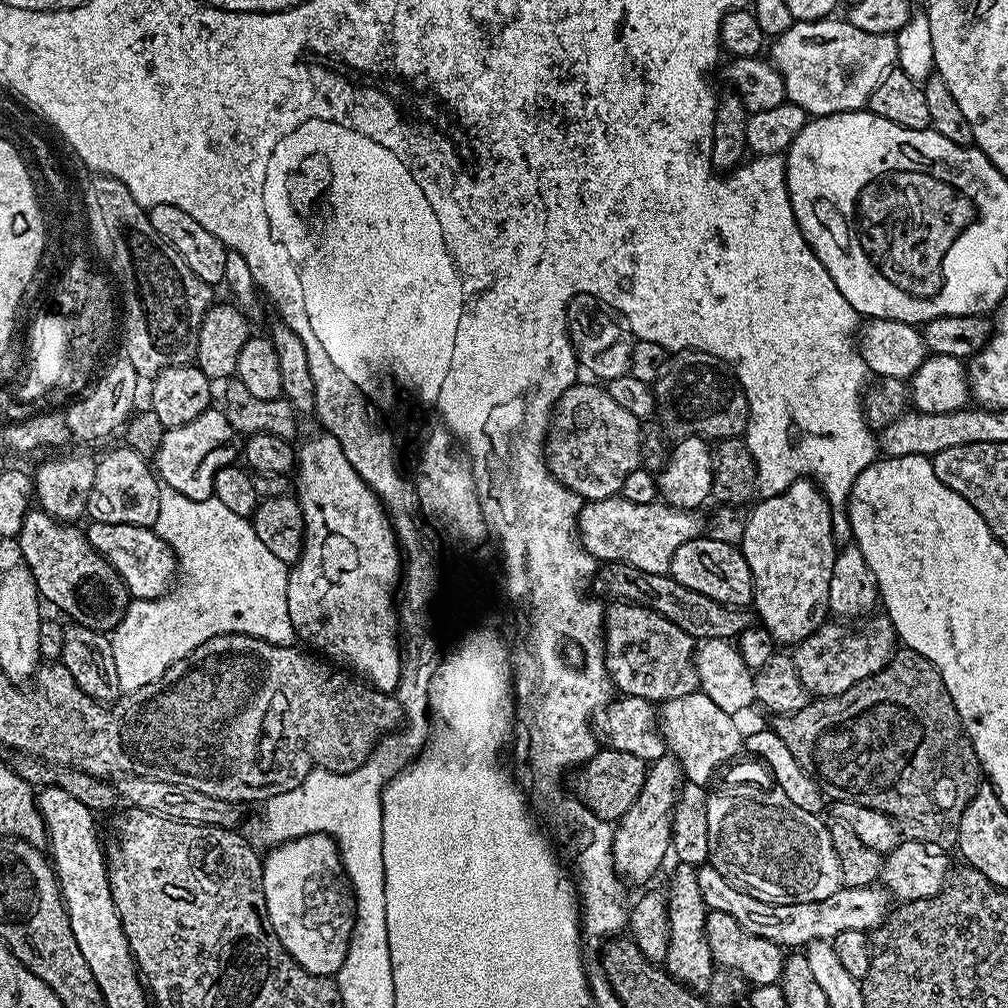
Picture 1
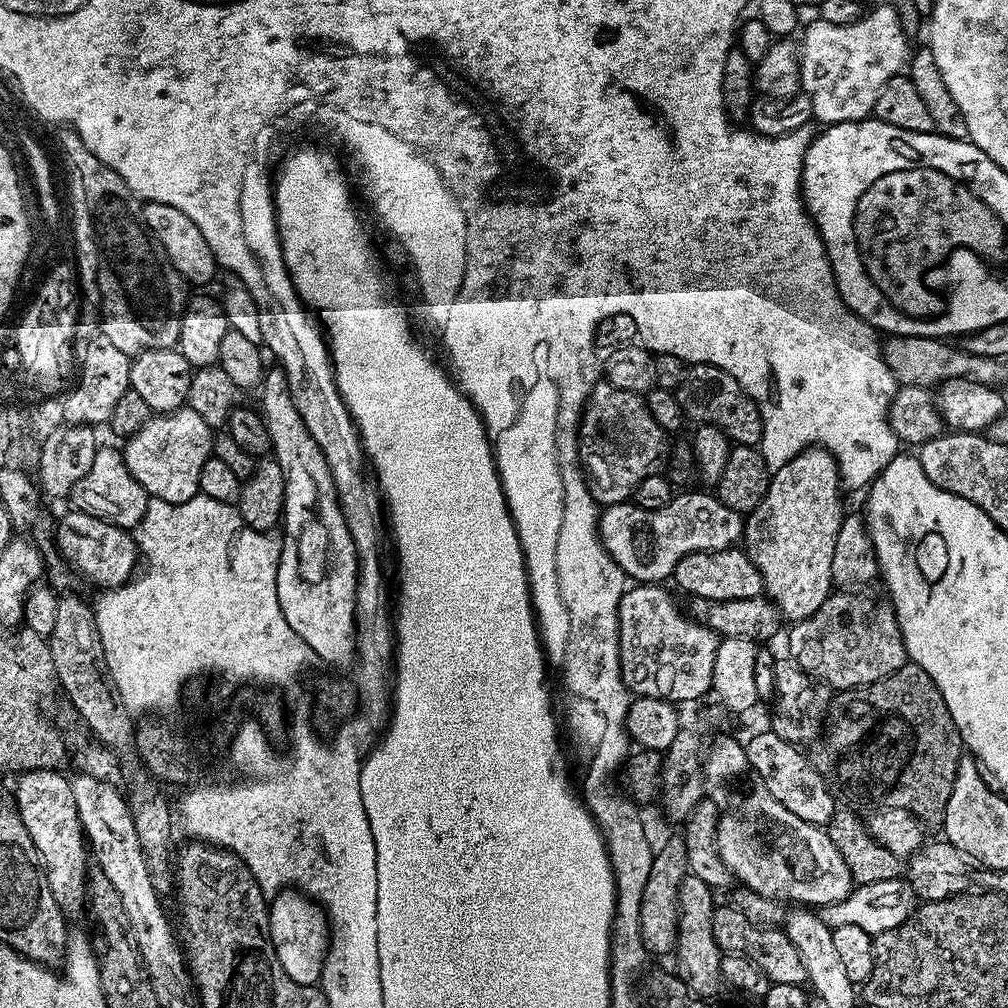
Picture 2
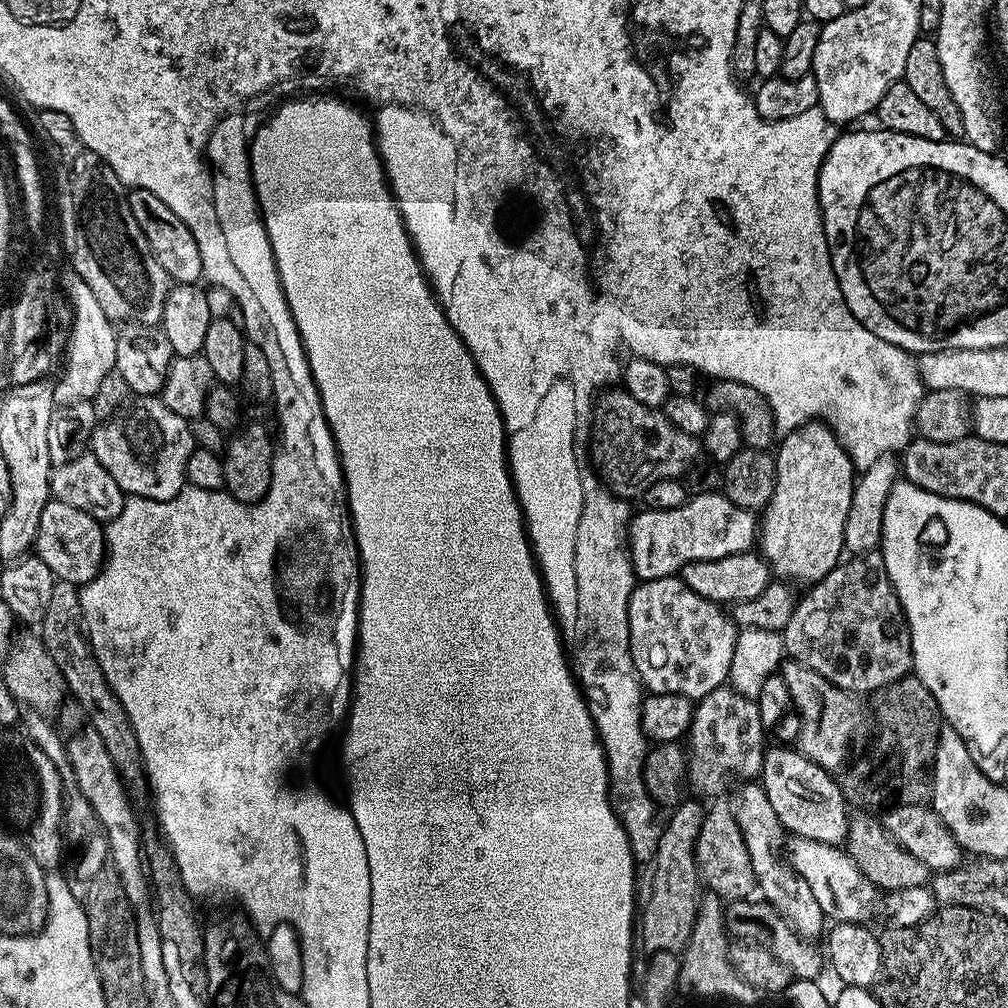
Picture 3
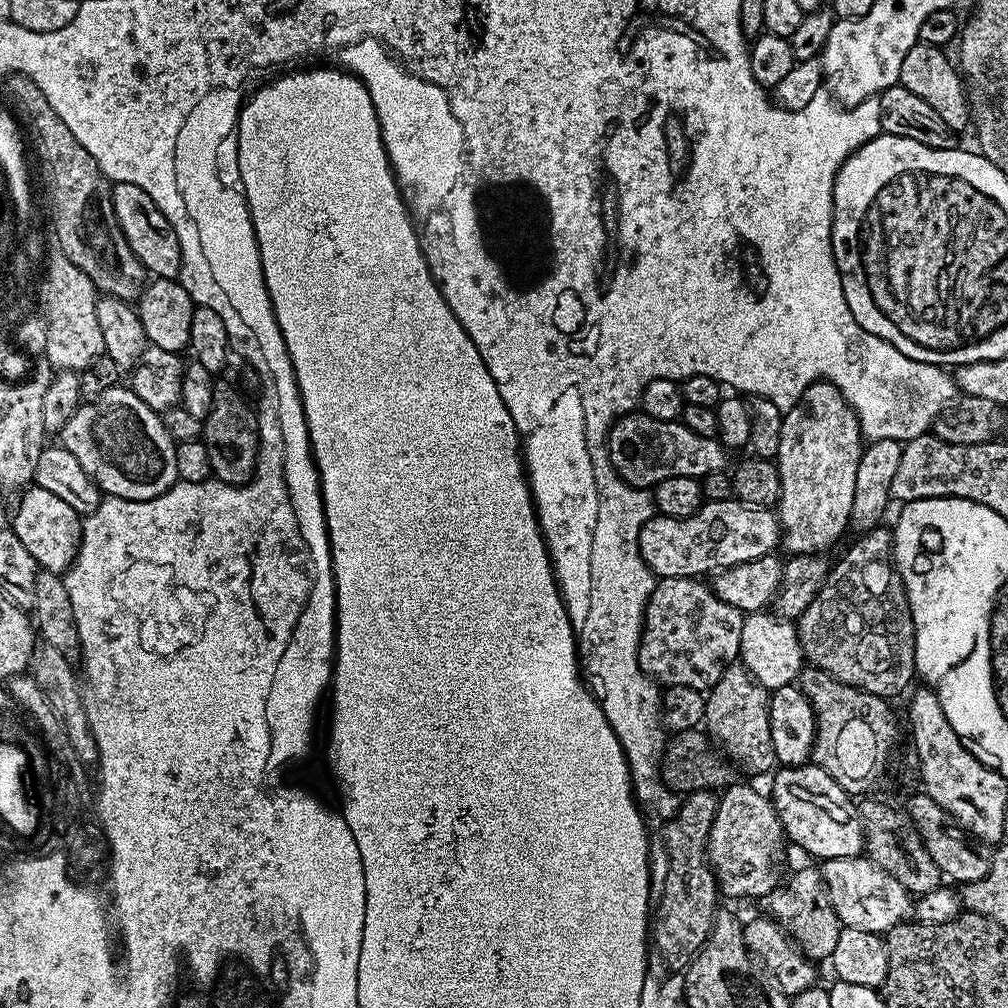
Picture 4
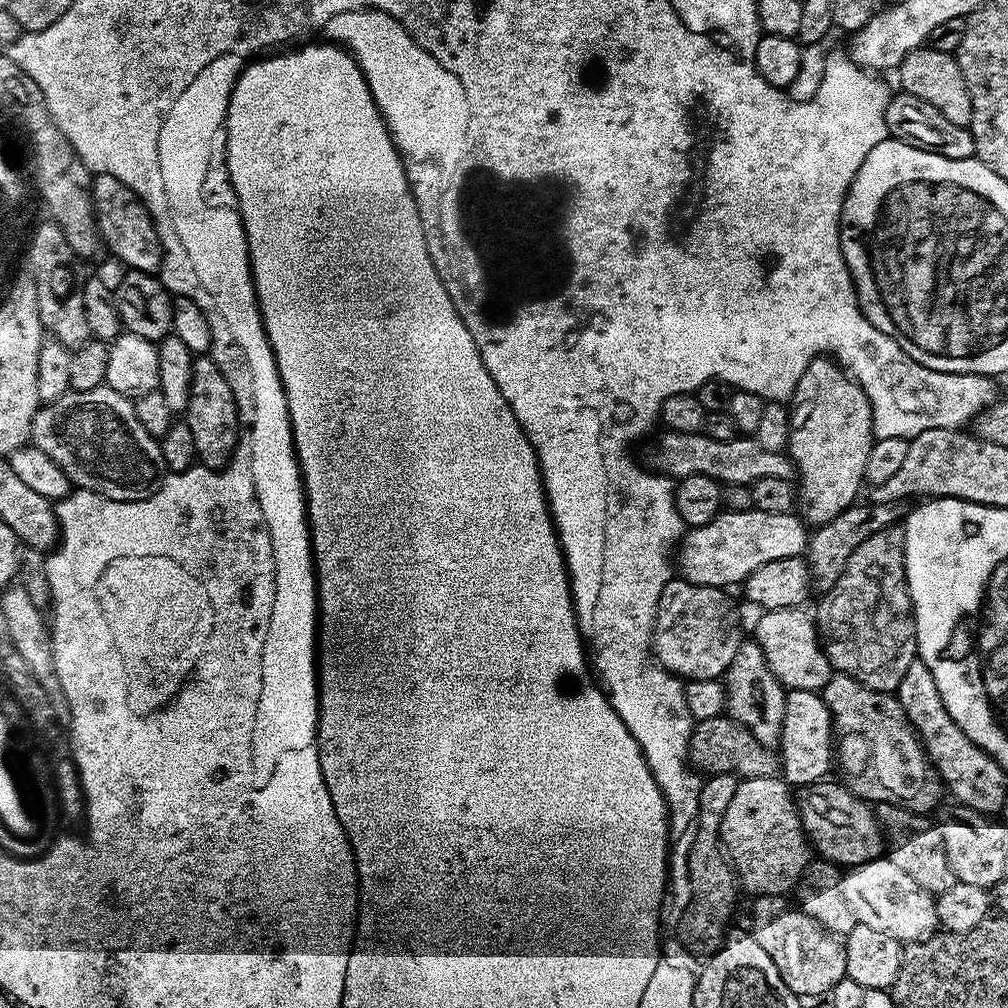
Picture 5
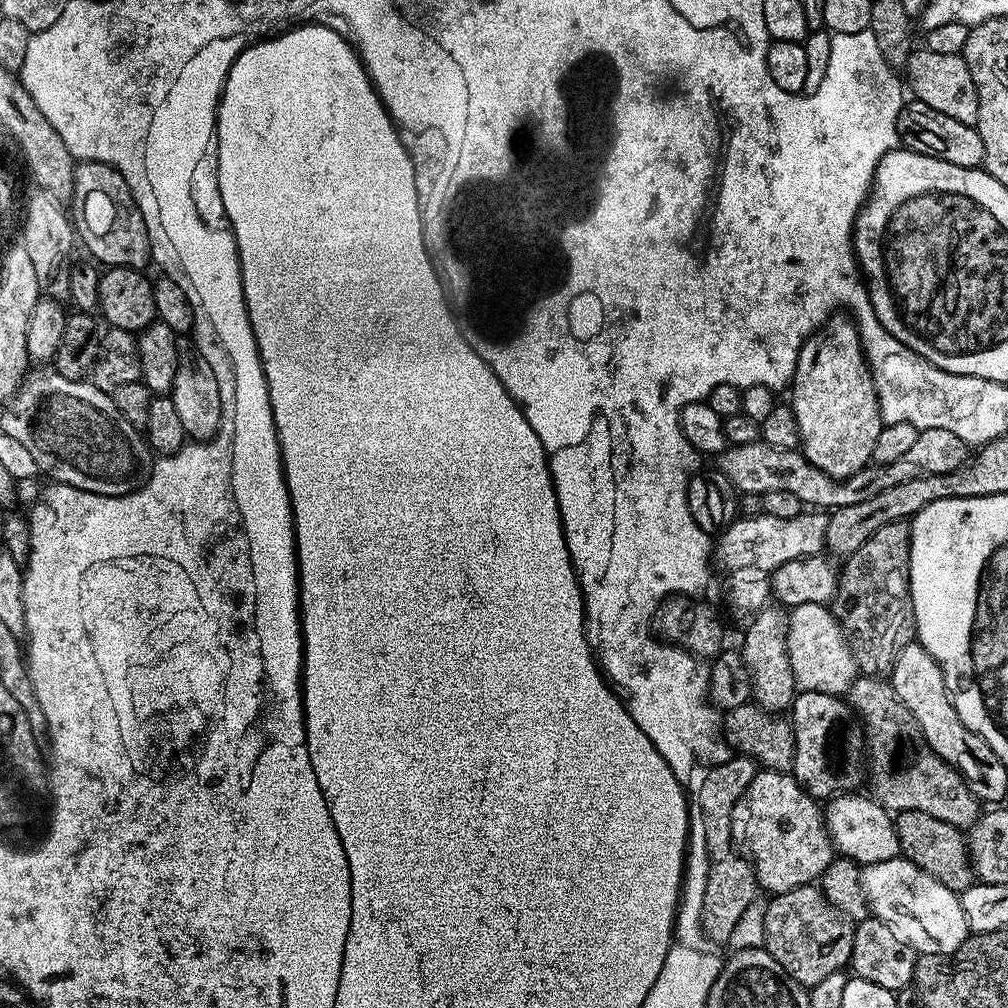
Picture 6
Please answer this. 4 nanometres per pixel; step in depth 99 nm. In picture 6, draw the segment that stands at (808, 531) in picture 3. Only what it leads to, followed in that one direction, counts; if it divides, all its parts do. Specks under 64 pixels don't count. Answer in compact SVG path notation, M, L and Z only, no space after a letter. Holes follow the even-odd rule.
M833 315L827 324L823 324L800 347L792 375L791 392L790 403L794 418L798 418L800 448L810 463L835 480L849 480L854 474L858 474L858 470L872 464L874 445L885 423L880 417L880 403L872 372L868 368L868 359L864 356L864 345L860 343L860 330L847 315Z

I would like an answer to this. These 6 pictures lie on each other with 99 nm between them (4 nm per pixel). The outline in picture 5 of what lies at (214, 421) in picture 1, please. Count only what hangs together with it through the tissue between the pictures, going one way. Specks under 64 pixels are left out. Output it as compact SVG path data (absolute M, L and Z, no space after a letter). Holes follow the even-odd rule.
M107 386L89 392L67 391L54 406L42 406L32 420L31 443L42 450L66 474L77 489L105 496L108 500L145 500L156 495L166 469L160 441L138 422L135 403Z

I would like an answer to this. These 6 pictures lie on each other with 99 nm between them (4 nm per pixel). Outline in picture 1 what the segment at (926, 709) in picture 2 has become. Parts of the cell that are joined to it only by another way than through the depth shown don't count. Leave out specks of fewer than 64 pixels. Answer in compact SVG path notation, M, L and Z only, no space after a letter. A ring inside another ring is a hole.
M901 647L888 661L888 665L882 670L878 670L878 674L850 686L850 690L846 690L837 696L813 699L802 710L787 714L776 714L771 717L771 720L771 732L778 734L778 738L782 738L782 742L786 742L786 750L790 750L790 754L794 754L794 758L800 763L802 770L806 770L806 774L814 778L814 782L829 801L849 800L858 806L882 810L882 814L886 814L900 825L900 831L907 839L917 840L923 844L935 846L940 850L948 850L951 844L953 847L959 841L960 819L966 810L966 806L981 787L982 769L980 759L976 757L974 746L962 726L958 710L946 690L946 682L942 682L942 674L938 674L936 667L926 658L922 658L922 654L913 652L911 648Z

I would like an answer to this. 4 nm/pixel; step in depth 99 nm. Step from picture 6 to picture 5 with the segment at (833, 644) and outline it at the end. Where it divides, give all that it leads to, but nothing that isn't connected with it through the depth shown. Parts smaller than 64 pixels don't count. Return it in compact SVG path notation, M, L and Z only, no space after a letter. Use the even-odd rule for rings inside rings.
M799 607L774 608L763 613L756 624L755 643L760 645L768 663L768 669L785 689L801 688L807 692L823 689L824 684L833 676L834 669L825 654L822 641L813 617Z

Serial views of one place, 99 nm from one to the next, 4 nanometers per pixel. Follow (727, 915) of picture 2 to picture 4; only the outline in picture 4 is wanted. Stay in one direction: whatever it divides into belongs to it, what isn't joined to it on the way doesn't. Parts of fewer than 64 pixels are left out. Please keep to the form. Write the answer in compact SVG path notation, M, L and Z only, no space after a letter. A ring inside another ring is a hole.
M819 867L798 869L785 892L777 890L766 894L762 897L762 904L763 911L785 930L811 961L831 961L842 925L838 914L834 914Z

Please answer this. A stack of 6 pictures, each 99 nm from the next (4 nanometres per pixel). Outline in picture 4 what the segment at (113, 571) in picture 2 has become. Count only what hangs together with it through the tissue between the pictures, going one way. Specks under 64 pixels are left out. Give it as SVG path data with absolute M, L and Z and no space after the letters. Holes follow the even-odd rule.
M29 486L19 493L20 501L16 504L16 513L12 516L10 527L18 534L22 546L34 554L37 565L46 571L64 574L76 560L80 548L82 552L82 516L74 510L74 506L62 502L50 490L42 490Z

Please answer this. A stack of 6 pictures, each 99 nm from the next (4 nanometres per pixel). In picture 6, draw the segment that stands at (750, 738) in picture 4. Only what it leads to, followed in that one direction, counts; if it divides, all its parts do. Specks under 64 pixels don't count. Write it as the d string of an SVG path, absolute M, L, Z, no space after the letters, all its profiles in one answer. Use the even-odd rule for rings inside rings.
M765 606L743 630L742 655L748 671L752 673L752 694L755 703L767 712L783 713L791 709L798 691L794 670L788 653L788 612L783 607Z

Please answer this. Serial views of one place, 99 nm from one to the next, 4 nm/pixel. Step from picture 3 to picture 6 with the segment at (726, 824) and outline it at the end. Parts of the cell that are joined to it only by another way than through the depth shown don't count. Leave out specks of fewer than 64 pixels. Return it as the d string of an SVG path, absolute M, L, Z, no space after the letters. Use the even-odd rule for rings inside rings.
M757 771L746 793L747 804L749 816L744 824L744 840L748 843L747 855L754 869L754 878L756 874L756 880L761 884L760 888L765 893L775 894L819 881L834 859L832 837L824 824L821 805L816 805L819 803L800 787L796 777L787 772Z

